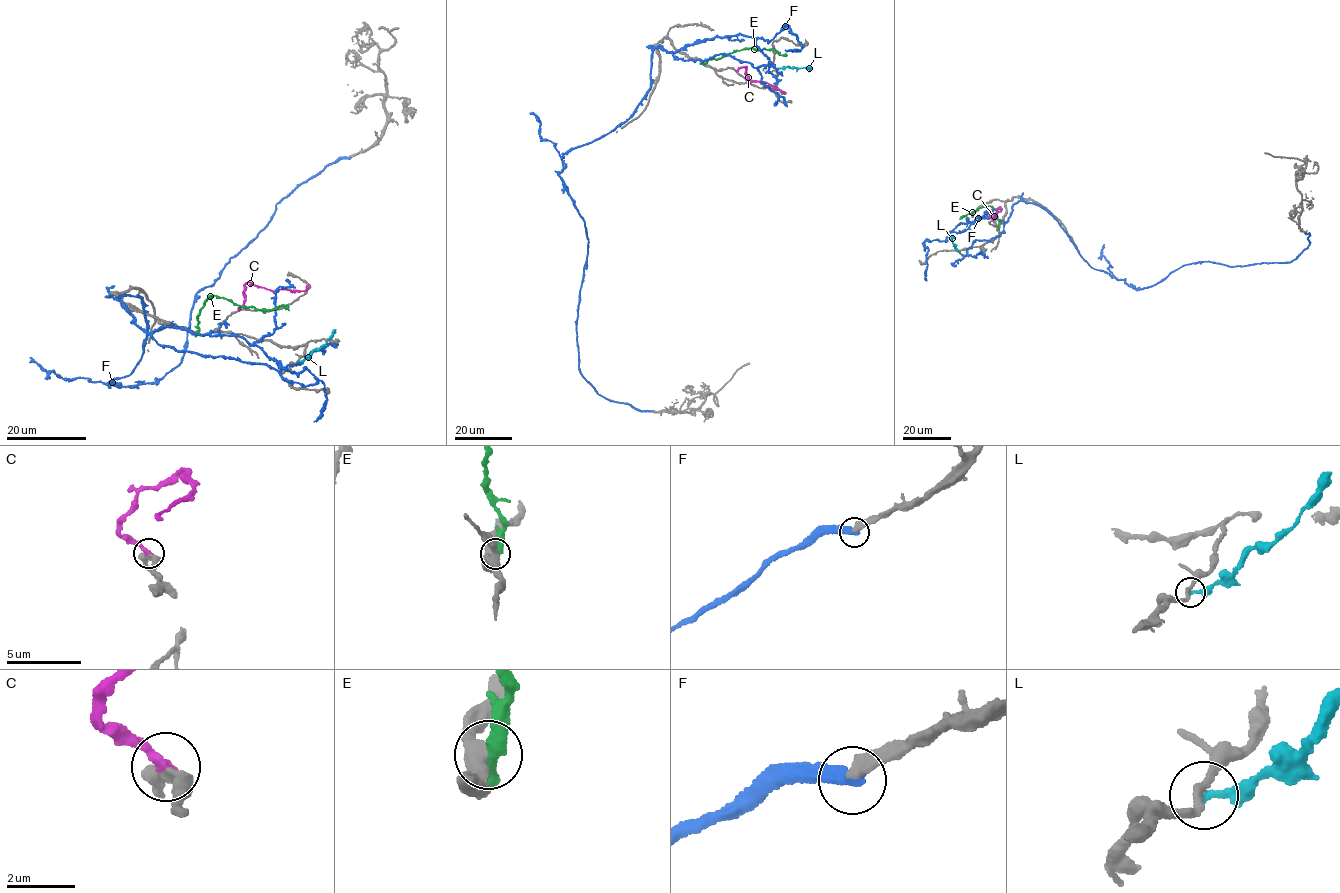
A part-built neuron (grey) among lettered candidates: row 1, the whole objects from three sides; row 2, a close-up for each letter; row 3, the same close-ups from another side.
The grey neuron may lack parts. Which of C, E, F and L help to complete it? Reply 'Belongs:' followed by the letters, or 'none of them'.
Belongs: none of them

